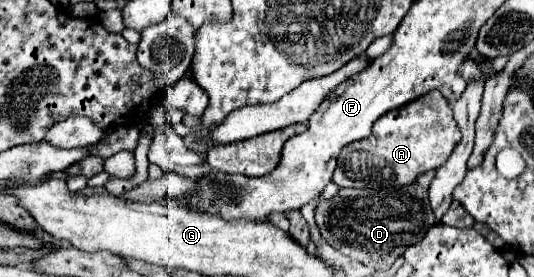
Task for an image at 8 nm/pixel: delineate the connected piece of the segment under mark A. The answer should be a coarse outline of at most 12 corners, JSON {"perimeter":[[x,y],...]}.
{"perimeter":[[441,92],[345,146],[339,188],[413,184],[461,140]]}

